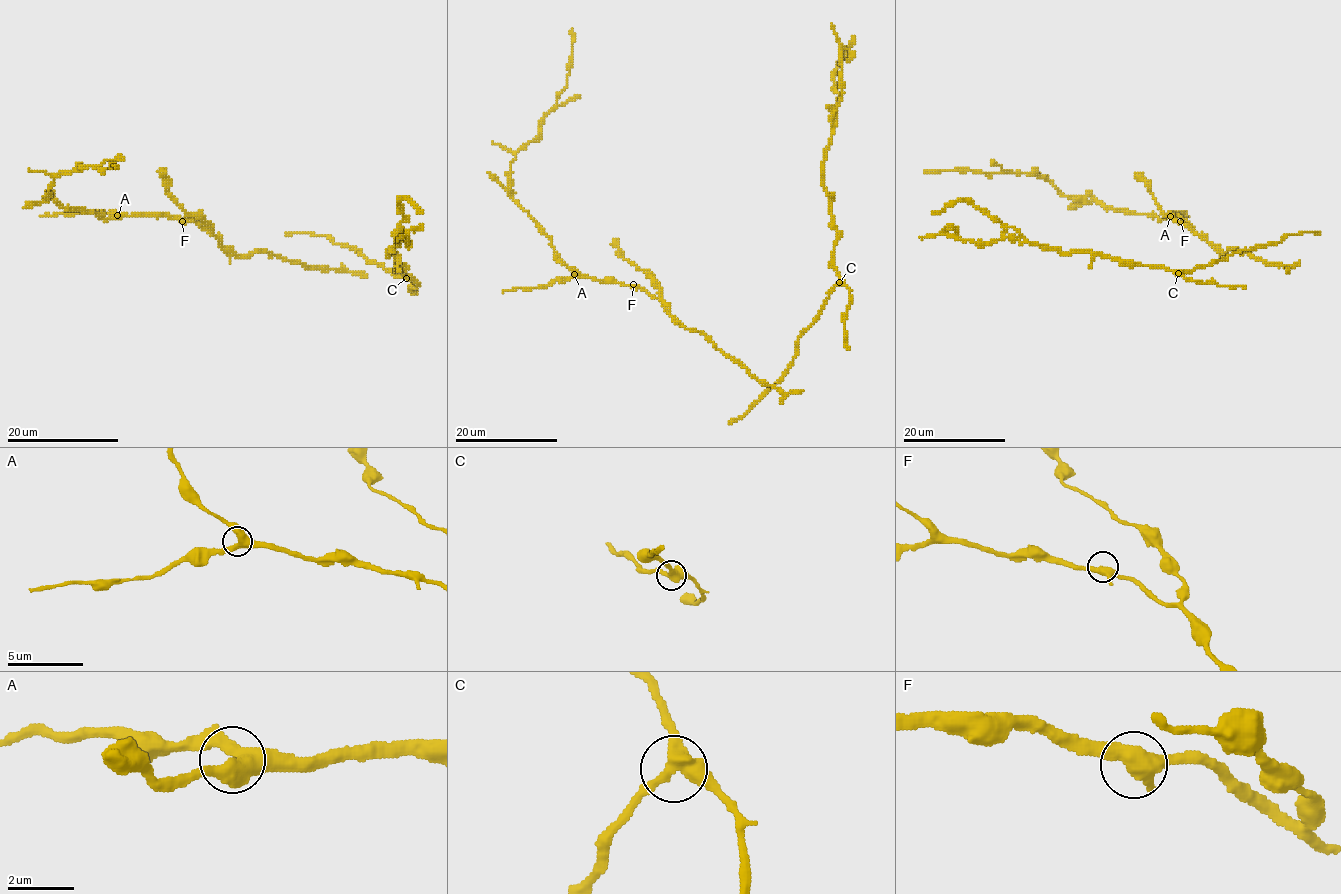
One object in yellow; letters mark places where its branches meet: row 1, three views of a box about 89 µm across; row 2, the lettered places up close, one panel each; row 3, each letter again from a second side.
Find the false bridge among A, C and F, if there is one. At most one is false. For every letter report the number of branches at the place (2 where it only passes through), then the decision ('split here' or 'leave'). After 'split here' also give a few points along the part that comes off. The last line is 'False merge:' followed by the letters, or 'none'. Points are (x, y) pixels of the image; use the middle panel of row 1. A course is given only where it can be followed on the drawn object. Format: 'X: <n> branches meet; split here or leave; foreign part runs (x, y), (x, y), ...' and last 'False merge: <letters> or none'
A: 3 branches meet; leave
C: 3 branches meet; split here; foreign part runs (840, 282), (819, 315), (799, 338), (797, 354), (787, 372), (752, 406), (729, 423)
F: 3 branches meet; leave
False merge: C

